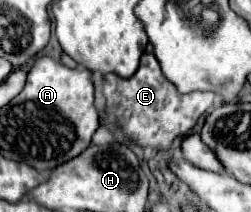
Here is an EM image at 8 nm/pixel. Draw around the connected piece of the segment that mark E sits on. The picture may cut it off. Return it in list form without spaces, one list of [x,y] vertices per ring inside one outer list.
[[[150,52],[142,54],[140,66],[132,78],[122,80],[116,74],[106,74],[102,92],[106,96],[106,114],[114,114],[118,128],[128,140],[152,150],[168,150],[174,138],[190,134],[198,118],[212,108],[216,98],[214,92],[178,92],[178,88],[166,80],[156,56]]]

